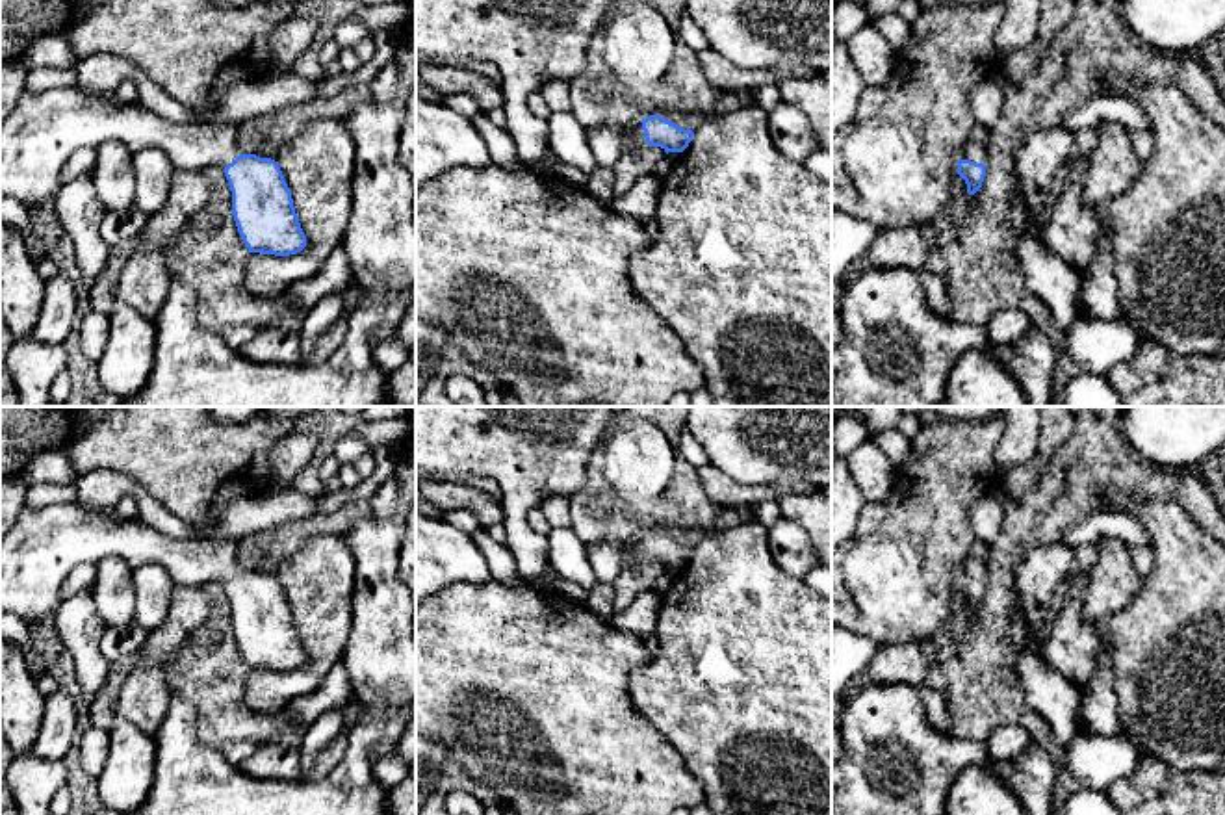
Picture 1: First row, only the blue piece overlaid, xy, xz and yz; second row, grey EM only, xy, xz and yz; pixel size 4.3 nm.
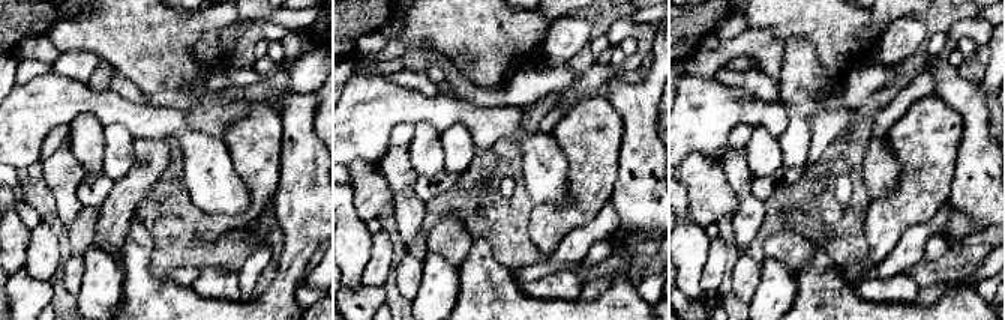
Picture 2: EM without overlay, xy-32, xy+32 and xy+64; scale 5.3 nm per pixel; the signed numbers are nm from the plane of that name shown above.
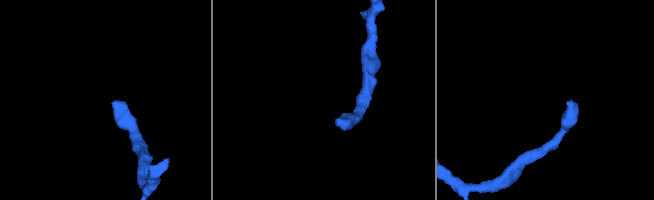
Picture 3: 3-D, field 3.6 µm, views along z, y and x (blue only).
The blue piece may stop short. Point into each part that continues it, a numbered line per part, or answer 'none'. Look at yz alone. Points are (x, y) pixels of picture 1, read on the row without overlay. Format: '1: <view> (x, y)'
1: yz (975, 565)

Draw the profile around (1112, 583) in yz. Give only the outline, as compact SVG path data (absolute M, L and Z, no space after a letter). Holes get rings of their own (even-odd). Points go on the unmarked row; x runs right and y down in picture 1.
M1104 538L1097 546L1099 559L1088 572L1082 614L1090 622L1125 609L1141 590L1143 577L1134 570L1132 548L1123 540Z

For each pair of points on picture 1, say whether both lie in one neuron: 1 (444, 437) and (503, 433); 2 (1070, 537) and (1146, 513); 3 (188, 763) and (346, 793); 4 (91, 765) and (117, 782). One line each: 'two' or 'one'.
1: one
2: two
3: one
4: two

